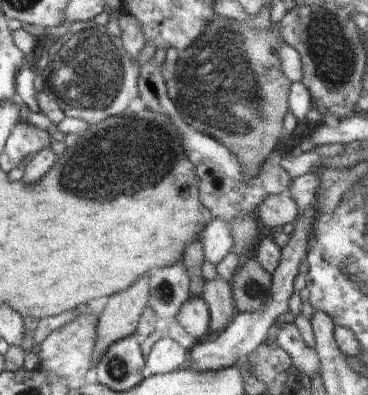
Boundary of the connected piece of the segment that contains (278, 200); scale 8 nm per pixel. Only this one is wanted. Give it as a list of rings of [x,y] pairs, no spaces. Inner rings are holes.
[[[290,192],[270,195],[260,202],[257,209],[257,217],[268,228],[284,227],[293,224],[298,219],[298,204]]]

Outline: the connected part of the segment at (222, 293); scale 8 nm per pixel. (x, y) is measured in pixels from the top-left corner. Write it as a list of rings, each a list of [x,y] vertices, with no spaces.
[[[221,276],[206,281],[201,297],[206,302],[210,312],[208,331],[220,334],[240,314],[235,306],[230,281],[223,279]]]

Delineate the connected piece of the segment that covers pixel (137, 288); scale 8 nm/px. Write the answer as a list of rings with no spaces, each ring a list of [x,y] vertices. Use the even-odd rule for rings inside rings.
[[[147,276],[138,279],[127,290],[108,297],[99,308],[96,342],[92,352],[93,365],[114,342],[137,332],[138,320],[146,309]]]

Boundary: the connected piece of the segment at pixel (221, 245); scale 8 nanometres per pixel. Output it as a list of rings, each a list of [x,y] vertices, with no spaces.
[[[212,217],[210,222],[202,227],[201,241],[204,260],[216,267],[232,252],[232,226],[228,221]]]

